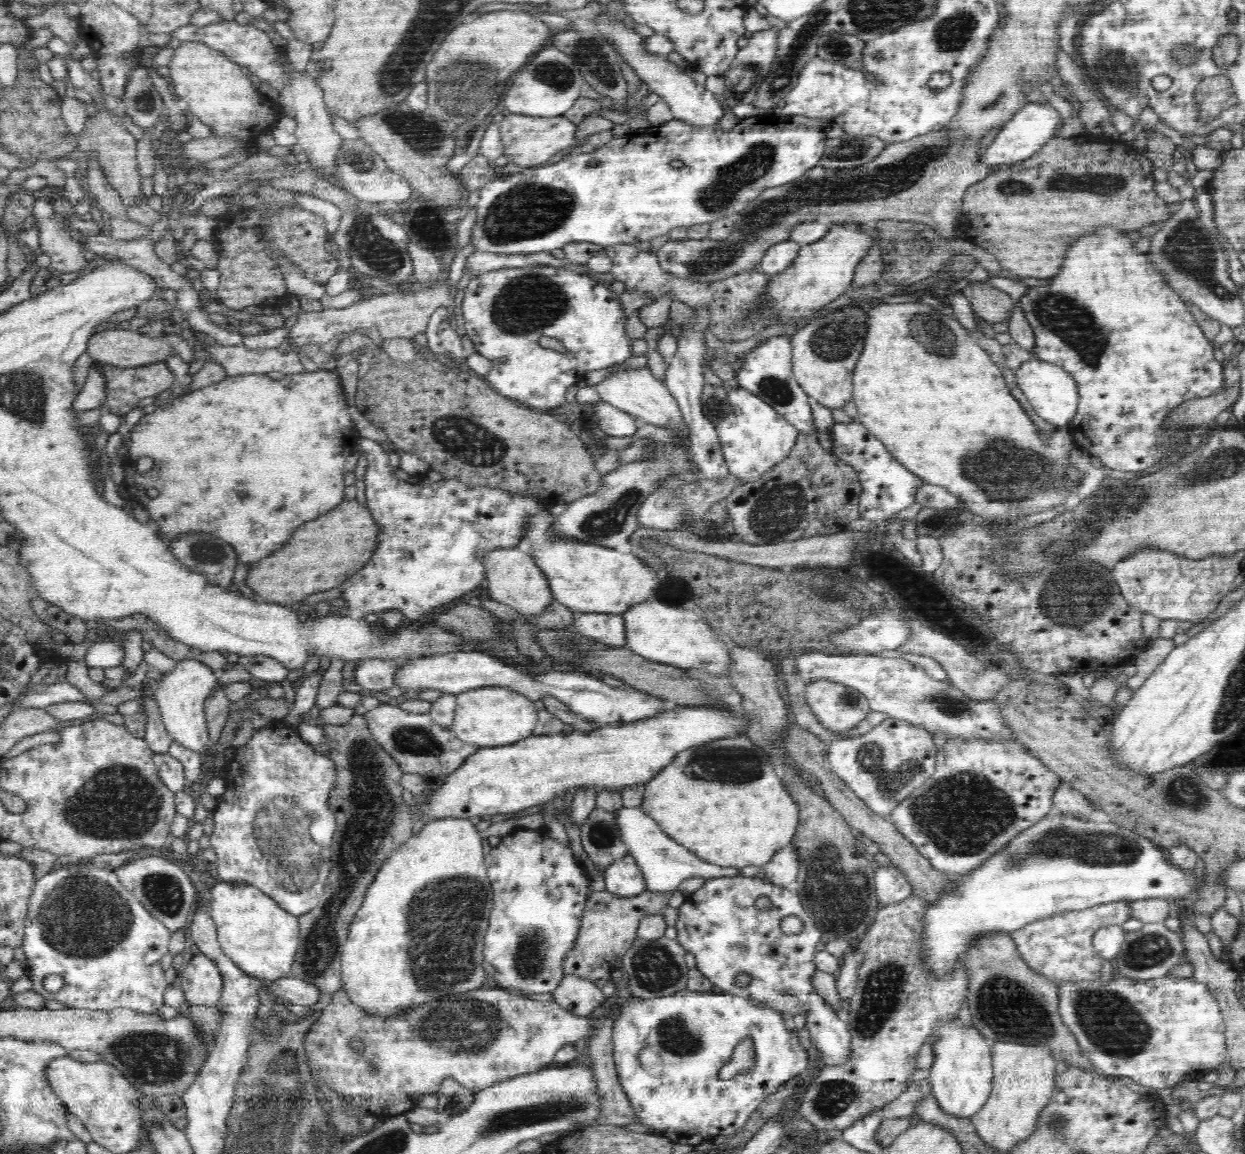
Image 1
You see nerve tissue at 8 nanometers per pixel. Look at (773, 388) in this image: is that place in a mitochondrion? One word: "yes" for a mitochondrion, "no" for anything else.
yes

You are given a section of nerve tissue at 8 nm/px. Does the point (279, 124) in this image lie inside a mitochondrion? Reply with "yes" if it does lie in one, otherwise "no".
no

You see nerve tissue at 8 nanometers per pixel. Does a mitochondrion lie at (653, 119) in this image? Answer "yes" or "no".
no

